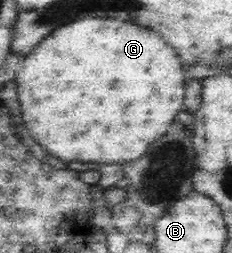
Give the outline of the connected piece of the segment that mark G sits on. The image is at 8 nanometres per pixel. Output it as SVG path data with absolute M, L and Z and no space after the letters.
M88 16L75 22L61 26L52 33L45 42L41 41L39 46L33 48L29 58L25 58L20 64L21 74L16 73L19 80L19 94L23 104L23 120L27 122L35 142L45 146L53 156L65 158L65 160L81 160L81 162L101 162L101 164L127 164L133 160L139 160L147 154L153 142L161 140L165 134L169 134L173 120L183 112L183 100L187 92L187 74L183 68L183 56L177 54L173 45L163 40L153 28L146 27L136 22L125 22L120 18L109 18L109 16Z

